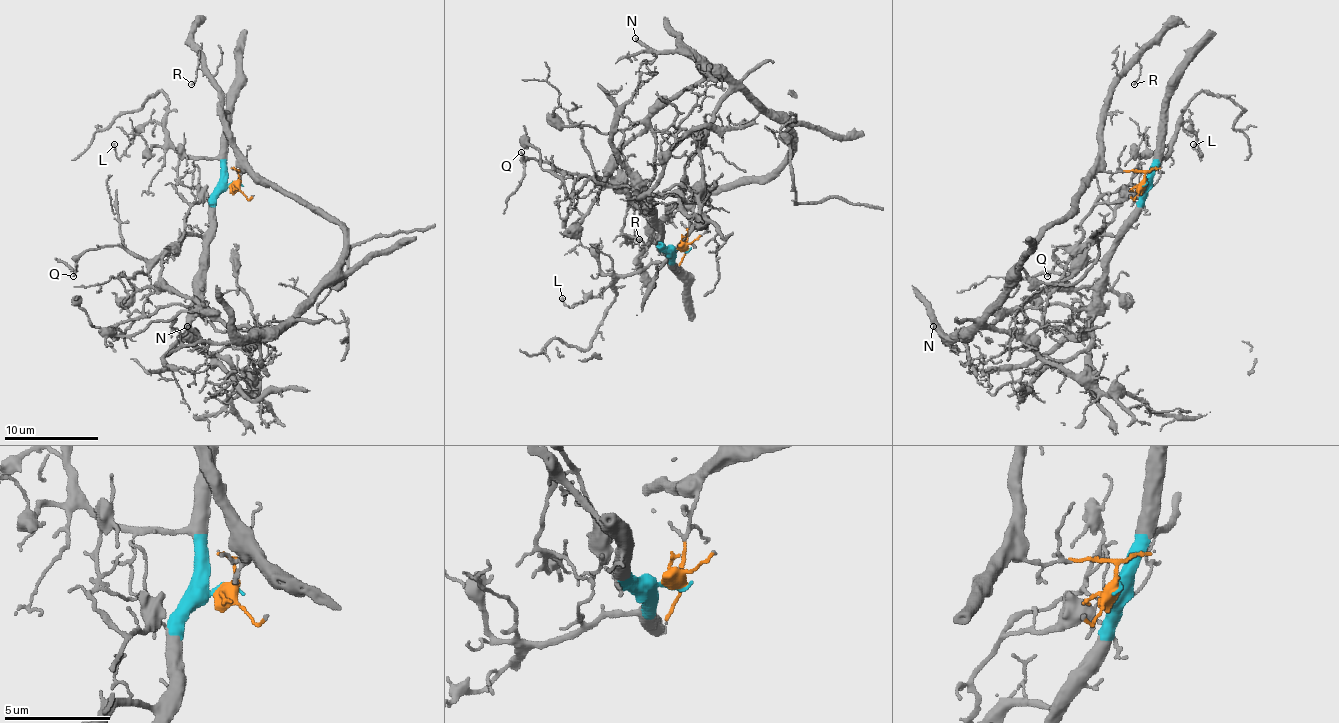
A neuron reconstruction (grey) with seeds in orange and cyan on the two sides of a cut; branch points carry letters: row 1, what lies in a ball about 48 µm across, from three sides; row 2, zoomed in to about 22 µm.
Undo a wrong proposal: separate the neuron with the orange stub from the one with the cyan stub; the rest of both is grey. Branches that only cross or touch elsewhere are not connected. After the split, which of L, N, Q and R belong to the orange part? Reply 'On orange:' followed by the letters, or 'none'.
On orange: N, R

